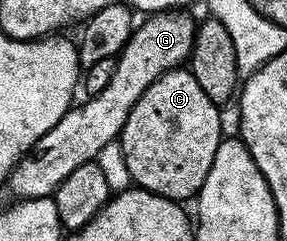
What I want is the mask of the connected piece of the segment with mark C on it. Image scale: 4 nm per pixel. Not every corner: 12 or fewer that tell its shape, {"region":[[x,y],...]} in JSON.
{"region":[[190,68],[162,73],[121,134],[132,182],[201,191],[224,140]]}

